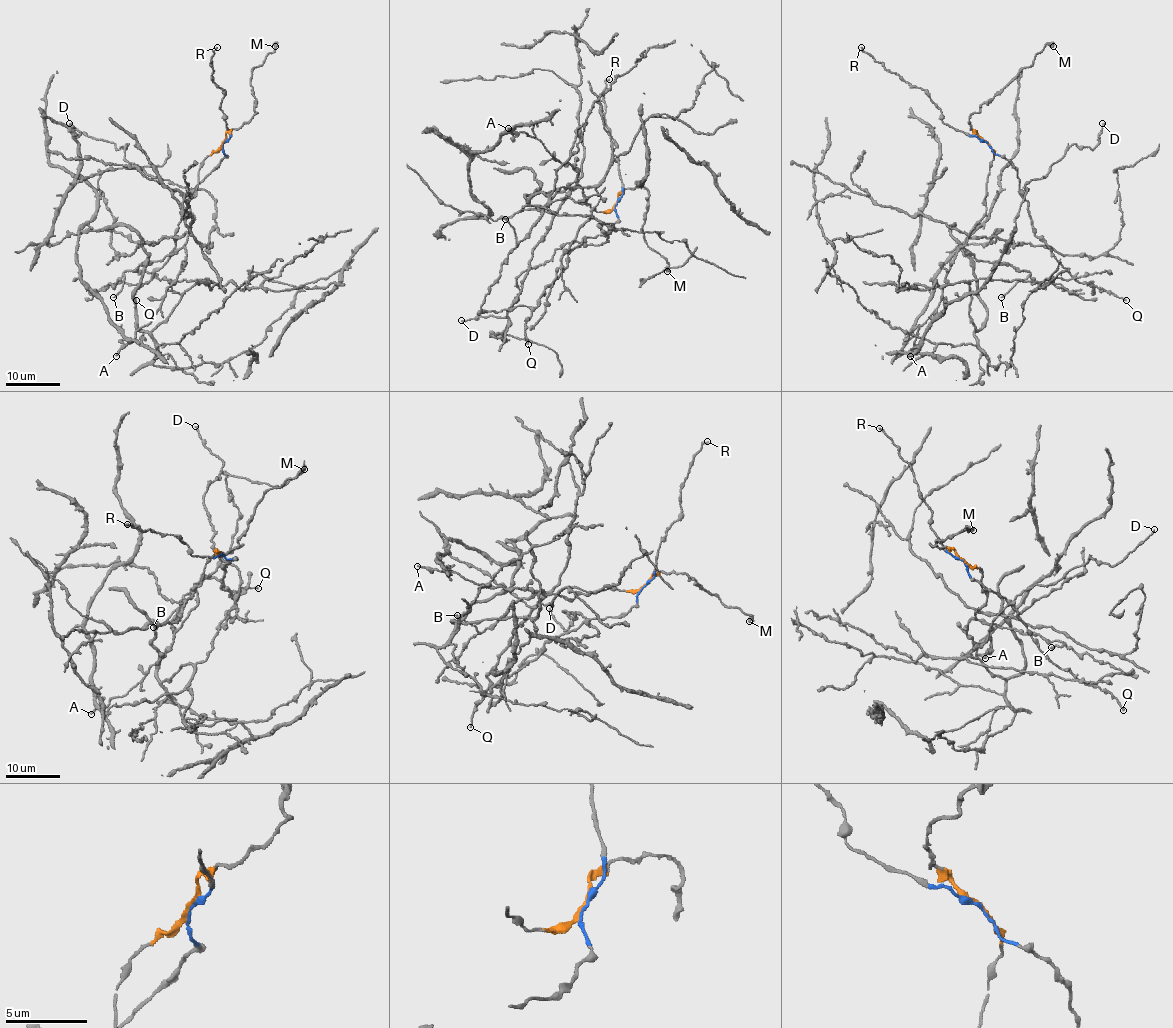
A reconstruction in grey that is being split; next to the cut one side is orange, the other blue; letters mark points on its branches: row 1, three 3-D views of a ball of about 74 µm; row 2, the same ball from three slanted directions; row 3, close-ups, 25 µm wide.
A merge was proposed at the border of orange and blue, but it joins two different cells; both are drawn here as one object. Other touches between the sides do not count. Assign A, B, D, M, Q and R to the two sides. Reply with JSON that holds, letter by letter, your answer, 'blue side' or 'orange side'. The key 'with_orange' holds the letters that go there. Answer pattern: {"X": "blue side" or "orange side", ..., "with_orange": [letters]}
{"A": "orange side", "B": "orange side", "D": "blue side", "M": "orange side", "Q": "blue side", "R": "blue side", "with_orange": ["A", "B", "M"]}

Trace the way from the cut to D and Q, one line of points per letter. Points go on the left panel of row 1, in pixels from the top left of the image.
D: (224, 142), (225, 156), (193, 190), (146, 175), (125, 158), (127, 143), (119, 149), (69, 123)
Q: (224, 142), (225, 156), (194, 190), (187, 202), (171, 255), (146, 282), (133, 292), (135, 300)

